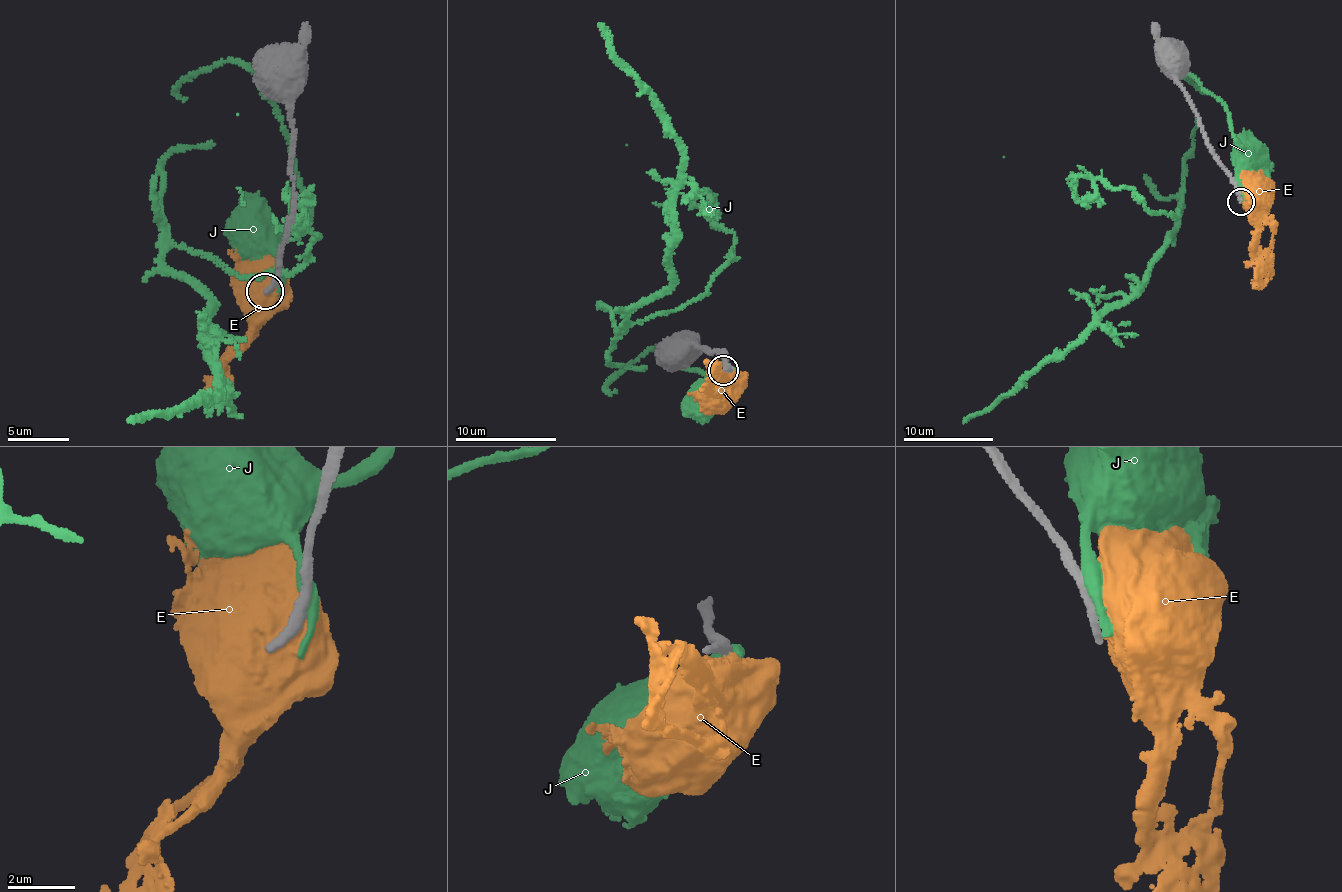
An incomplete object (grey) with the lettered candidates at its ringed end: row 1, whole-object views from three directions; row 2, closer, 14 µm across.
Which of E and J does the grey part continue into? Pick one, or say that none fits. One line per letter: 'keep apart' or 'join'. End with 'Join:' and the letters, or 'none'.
E: keep apart
J: keep apart
Join: none

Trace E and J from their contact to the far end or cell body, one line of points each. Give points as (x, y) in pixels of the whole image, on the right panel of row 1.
E: (1242, 201), (1257, 193)
J: (1238, 186), (1237, 172), (1248, 167), (1254, 156)

